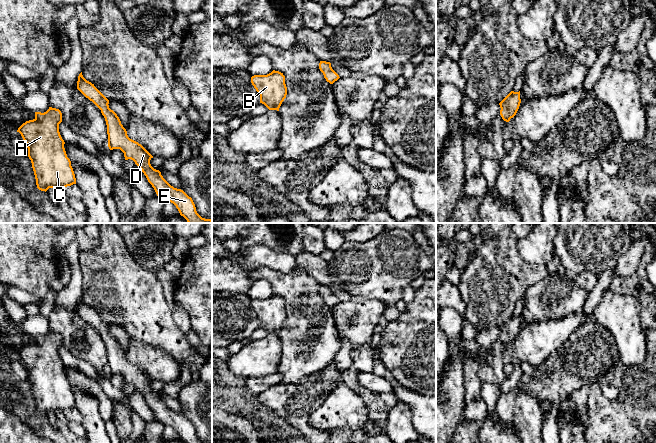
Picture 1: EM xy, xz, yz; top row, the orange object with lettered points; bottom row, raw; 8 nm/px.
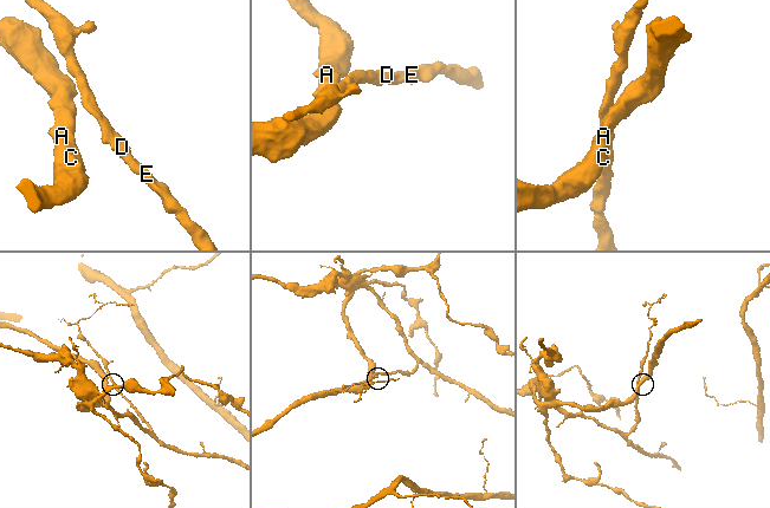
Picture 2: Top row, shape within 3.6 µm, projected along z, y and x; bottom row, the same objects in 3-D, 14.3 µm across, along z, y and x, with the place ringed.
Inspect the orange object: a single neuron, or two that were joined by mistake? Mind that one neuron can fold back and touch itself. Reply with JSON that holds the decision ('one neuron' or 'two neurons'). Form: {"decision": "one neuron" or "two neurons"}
{"decision": "two neurons"}

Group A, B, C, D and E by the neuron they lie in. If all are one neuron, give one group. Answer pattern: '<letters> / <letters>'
A B C / D E

